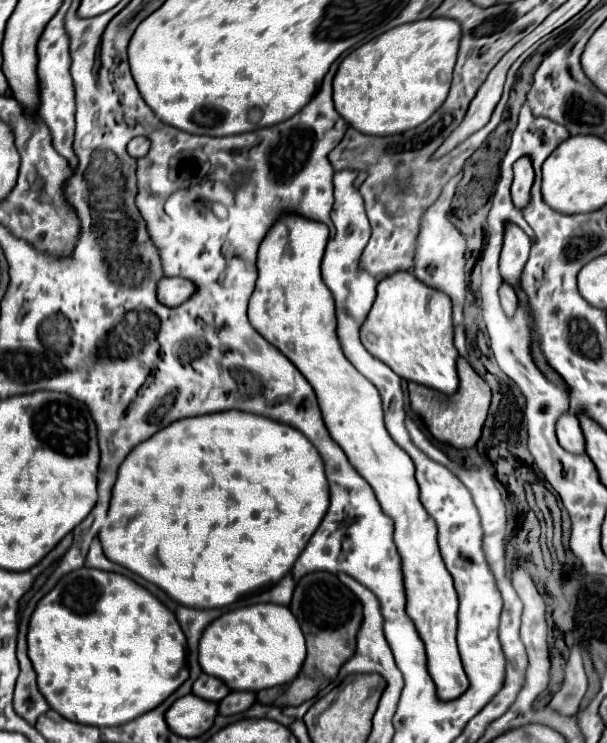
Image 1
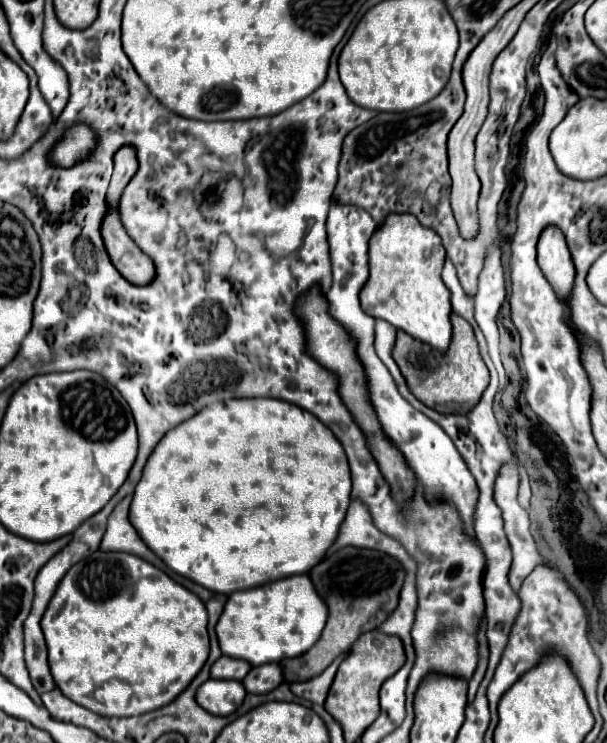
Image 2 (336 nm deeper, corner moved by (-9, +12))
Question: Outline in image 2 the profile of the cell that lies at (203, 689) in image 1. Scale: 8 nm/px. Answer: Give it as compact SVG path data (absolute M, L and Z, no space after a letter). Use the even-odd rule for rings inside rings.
M221 656L211 668L211 678L217 678L217 680L243 680L249 670L251 670L251 666L245 660L235 660L235 658L229 658L229 656Z

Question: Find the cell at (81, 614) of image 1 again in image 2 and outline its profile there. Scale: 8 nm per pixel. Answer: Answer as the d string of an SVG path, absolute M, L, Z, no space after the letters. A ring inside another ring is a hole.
M97 550L89 558L75 564L63 576L61 584L57 586L57 592L53 594L53 598L51 598L51 602L45 610L45 616L41 620L41 628L43 628L47 650L49 650L49 668L51 668L51 674L53 674L53 680L55 680L57 688L61 692L65 692L65 696L69 696L69 700L73 700L75 704L81 704L83 708L89 708L91 712L95 712L99 716L107 716L107 718L111 718L111 716L141 716L141 714L147 714L151 710L157 710L165 704L173 702L191 684L191 680L199 674L199 670L203 668L203 664L209 656L205 604L195 594L191 594L187 588L173 582L163 570L159 570L153 564L141 560L139 556L127 554L127 552Z

